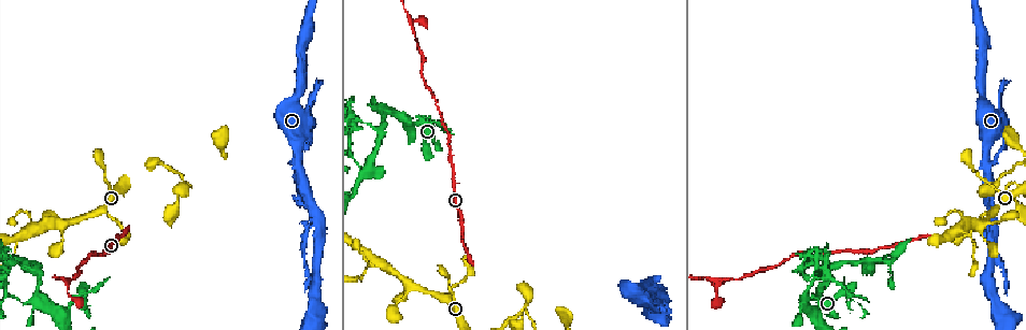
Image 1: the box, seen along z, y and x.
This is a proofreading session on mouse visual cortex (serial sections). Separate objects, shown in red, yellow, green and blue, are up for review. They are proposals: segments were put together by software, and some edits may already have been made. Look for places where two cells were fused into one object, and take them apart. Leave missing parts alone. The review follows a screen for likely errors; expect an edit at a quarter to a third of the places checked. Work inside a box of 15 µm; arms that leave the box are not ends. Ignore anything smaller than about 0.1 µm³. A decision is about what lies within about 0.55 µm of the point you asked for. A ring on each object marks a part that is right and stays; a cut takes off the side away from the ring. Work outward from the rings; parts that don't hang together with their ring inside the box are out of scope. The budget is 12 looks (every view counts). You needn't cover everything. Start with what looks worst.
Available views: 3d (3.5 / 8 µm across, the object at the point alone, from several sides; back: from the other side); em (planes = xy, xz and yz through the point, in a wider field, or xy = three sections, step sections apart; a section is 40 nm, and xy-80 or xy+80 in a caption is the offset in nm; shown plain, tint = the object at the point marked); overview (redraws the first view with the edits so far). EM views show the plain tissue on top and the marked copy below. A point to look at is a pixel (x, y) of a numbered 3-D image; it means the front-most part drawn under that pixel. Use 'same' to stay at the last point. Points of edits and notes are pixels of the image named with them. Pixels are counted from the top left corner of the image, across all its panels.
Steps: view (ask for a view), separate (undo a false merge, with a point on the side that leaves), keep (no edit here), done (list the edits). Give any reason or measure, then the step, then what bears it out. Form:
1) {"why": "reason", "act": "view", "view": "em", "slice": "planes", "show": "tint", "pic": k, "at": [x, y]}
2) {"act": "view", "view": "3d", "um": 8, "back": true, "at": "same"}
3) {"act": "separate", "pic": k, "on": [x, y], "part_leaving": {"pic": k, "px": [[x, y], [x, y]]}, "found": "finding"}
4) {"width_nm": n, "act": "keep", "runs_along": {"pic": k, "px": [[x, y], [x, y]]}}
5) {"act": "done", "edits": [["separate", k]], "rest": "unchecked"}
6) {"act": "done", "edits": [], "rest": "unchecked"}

{"why": "four arms meet", "act": "view", "view": "3d", "um": 3.5, "back": true, "pic": 1, "at": [813, 262]}

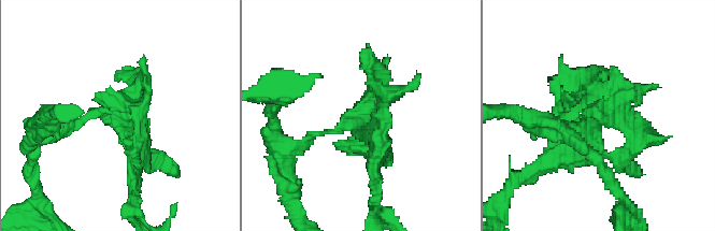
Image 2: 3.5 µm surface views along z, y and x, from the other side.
{"why": "need the tissue", "act": "view", "view": "em", "slice": "xy", "step": 2, "show": "tint", "pic": 2, "at": [598, 109]}

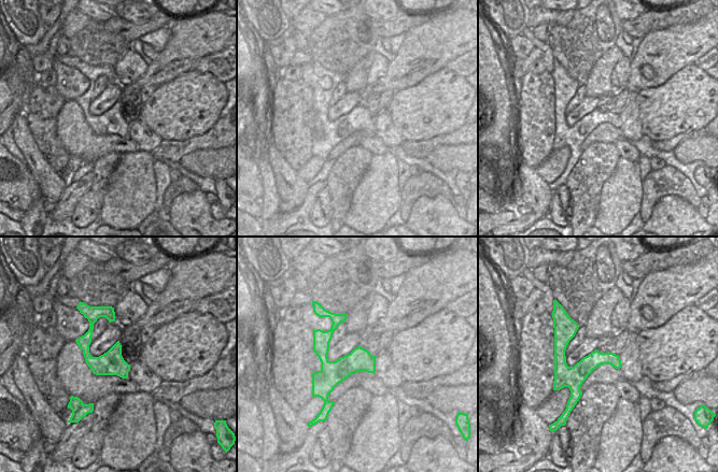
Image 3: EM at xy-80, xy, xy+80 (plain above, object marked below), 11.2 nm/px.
{"why": "cut it another way", "act": "view", "view": "em", "slice": "xy", "step": 1, "show": "tint", "at": "same"}

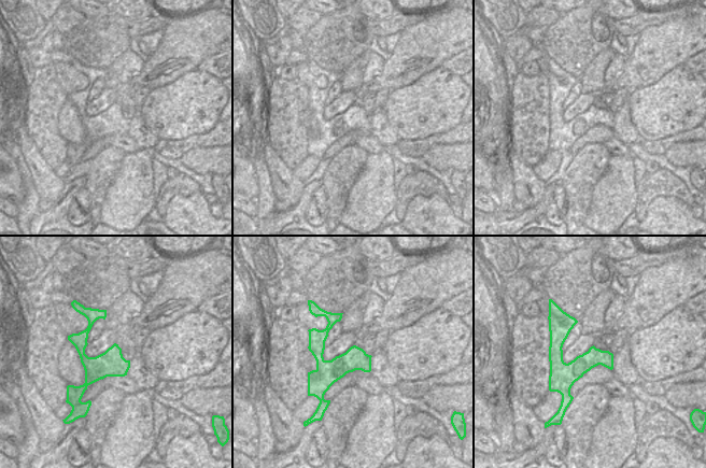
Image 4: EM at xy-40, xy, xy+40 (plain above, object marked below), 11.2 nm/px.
{"act": "keep", "runs_along": {"pic": 2, "px": [[295, 148], [363, 116], [376, 160]]}, "found": "all the same cell"}

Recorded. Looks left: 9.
{"act": "view", "view": "3d", "um": 3.5, "pic": 1, "at": [318, 213]}

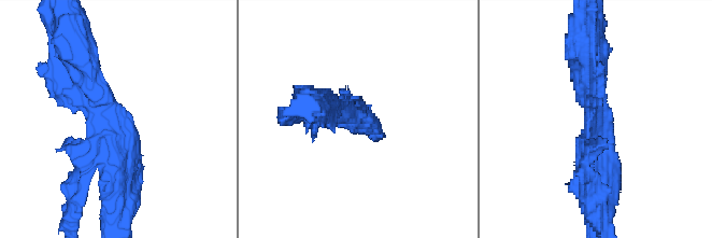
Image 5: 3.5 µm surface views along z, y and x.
{"why": "need the tissue", "act": "view", "view": "em", "slice": "xy", "step": 5, "show": "tint", "pic": 5, "at": [598, 122]}

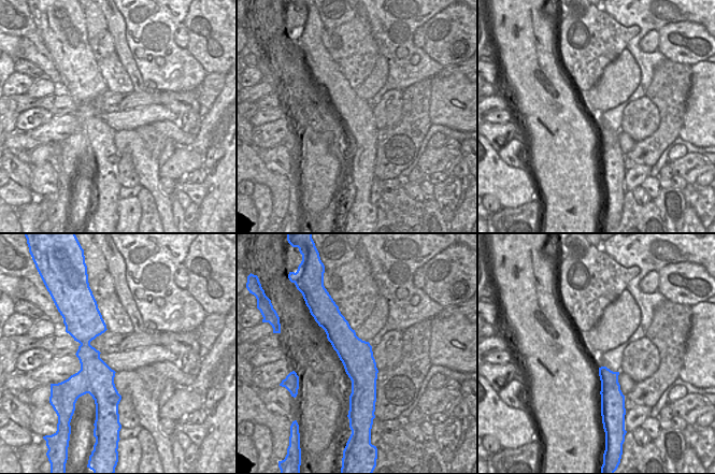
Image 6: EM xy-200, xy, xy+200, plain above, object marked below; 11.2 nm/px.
{"act": "keep", "runs_along": {"pic": 6, "px": [[335, 313], [363, 374], [363, 400]]}, "found": "all the same cell"}

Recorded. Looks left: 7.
{"why": "abrupt turn", "act": "view", "view": "3d", "um": 8, "pic": 1, "at": [720, 281]}

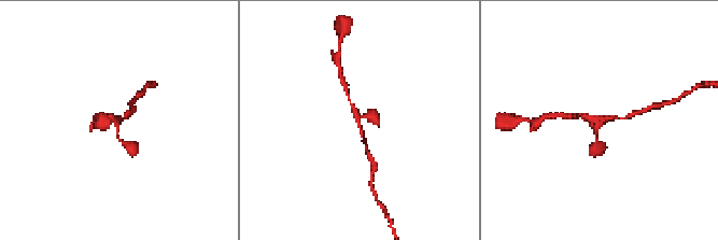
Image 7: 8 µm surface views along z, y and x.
{"why": "zoom in", "act": "view", "view": "3d", "um": 3.5, "pic": 7, "at": [358, 121]}

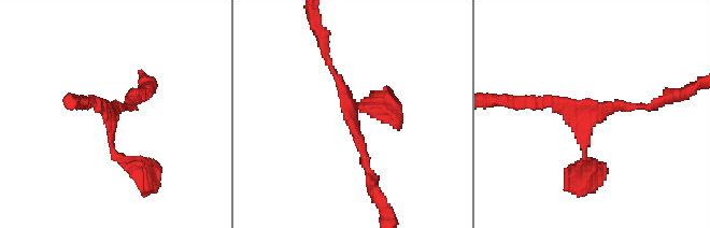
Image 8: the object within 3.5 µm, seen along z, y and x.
{"act": "keep", "runs_along": {"pic": 8, "px": [[657, 102], [592, 112], [583, 168]]}, "found": "all the same cell"}

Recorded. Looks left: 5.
{"why": "arms part here", "act": "view", "view": "3d", "um": 3.5, "pic": 1, "at": [957, 231]}

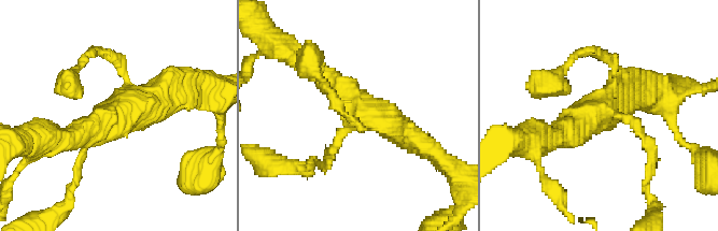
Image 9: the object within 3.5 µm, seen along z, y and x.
{"why": "now the EM", "act": "view", "view": "em", "slice": "xy", "step": 2, "show": "tint", "pic": 9, "at": [599, 109]}

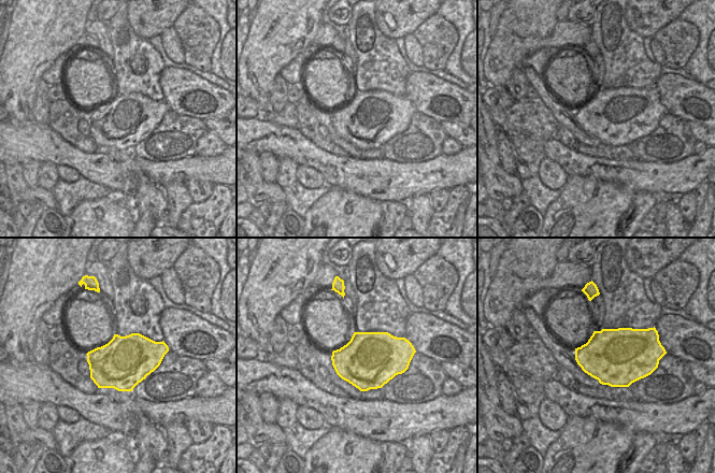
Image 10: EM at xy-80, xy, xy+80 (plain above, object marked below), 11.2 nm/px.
{"width_nm": 650, "act": "keep", "runs_along": {"pic": 9, "px": [[423, 146], [361, 113], [311, 69]]}, "found": "all the same cell"}

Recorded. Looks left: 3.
{"act": "view", "view": "3d", "um": 3.5, "pic": 1, "at": [987, 242]}

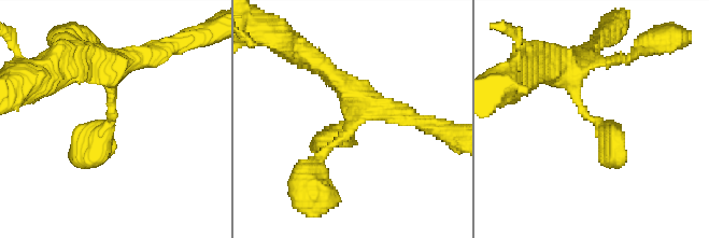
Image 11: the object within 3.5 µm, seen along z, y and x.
{"act": "view", "view": "em", "slice": "xy", "step": 2, "show": "tint", "pic": 11, "at": [590, 118]}

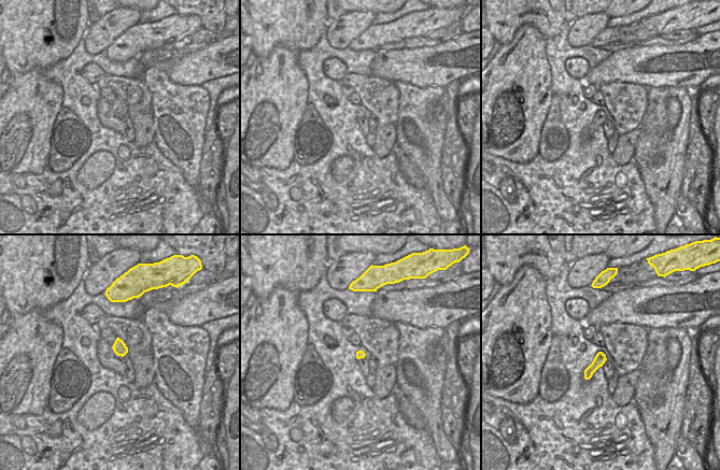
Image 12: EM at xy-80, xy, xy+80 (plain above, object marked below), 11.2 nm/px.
{"act": "keep", "runs_along": {"pic": 11, "px": [[571, 61], [577, 101], [624, 164]]}, "found": "continuous, no second cell"}

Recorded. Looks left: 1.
{"act": "done", "edits": [], "rest": "unchecked"}

